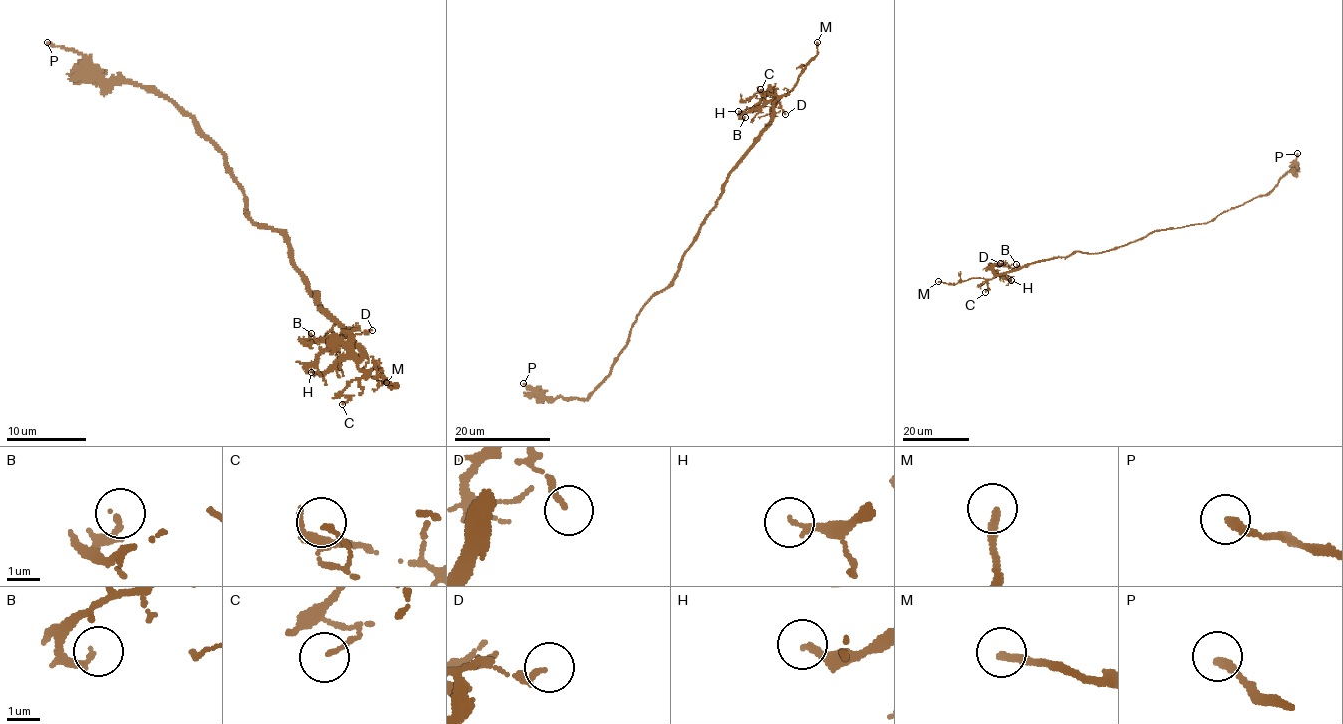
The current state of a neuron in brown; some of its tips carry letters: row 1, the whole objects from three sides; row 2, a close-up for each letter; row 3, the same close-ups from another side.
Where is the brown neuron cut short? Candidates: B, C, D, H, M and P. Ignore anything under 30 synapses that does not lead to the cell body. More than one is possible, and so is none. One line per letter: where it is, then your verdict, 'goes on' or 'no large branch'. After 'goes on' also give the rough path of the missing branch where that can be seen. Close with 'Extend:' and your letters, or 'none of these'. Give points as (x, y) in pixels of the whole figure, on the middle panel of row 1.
B: (745, 117) | no large branch
C: (760, 89) | no large branch
D: (785, 114) | no large branch
H: (738, 111) | no large branch
M: (817, 42) | goes on
P: (523, 383) | no large branch
Extend: M

